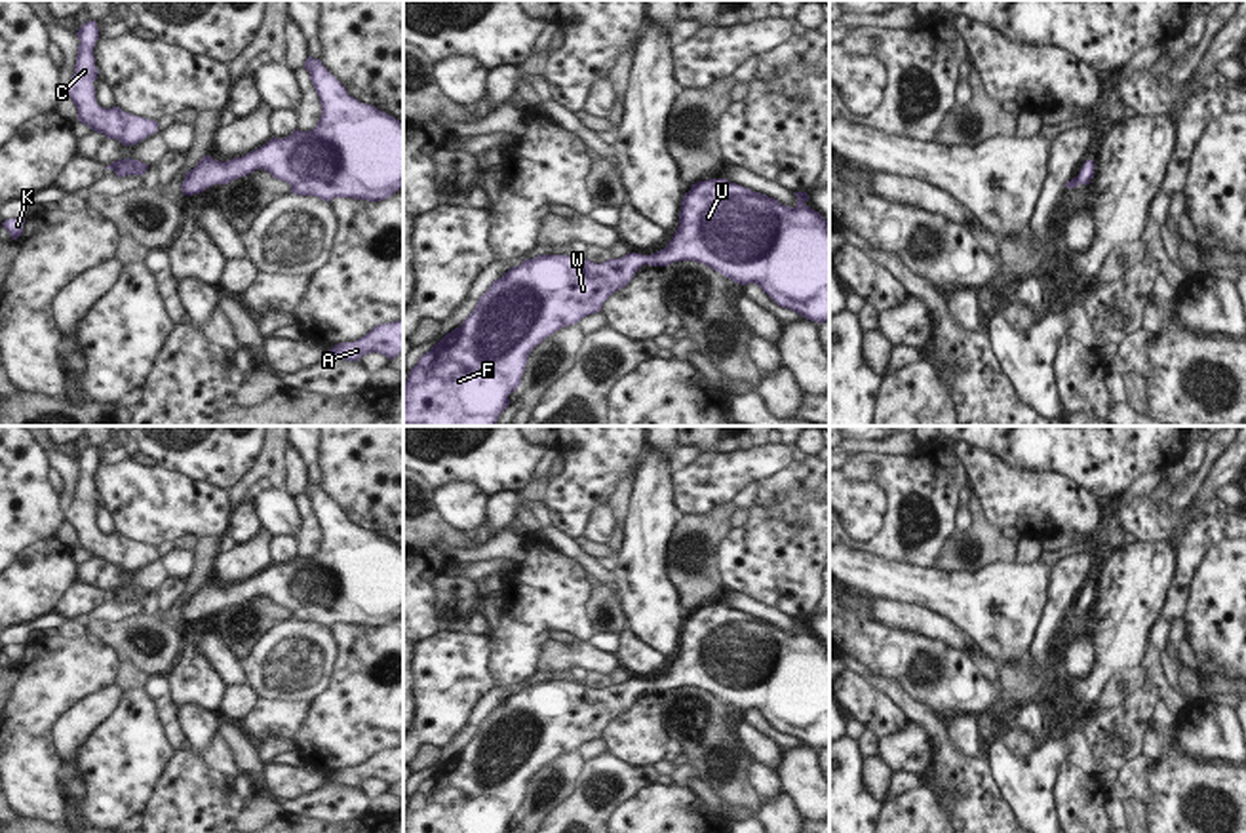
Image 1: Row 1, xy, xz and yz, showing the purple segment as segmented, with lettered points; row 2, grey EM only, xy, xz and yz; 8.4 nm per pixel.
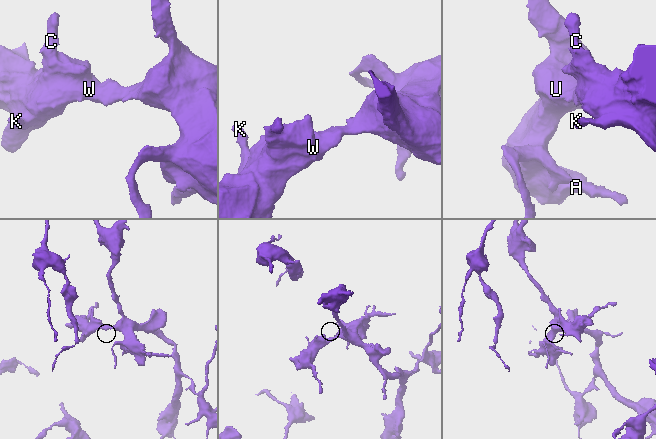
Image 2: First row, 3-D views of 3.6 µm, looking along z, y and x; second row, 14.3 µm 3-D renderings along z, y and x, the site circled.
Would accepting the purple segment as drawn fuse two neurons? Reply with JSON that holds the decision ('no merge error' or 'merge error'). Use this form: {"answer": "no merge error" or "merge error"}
{"answer": "no merge error"}

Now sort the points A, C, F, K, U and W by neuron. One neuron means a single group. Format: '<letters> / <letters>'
A C F K U W

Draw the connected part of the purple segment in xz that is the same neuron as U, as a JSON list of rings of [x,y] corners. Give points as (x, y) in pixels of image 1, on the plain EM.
[[[727,605],[698,607],[683,622],[670,669],[652,681],[628,679],[601,690],[538,681],[512,692],[489,711],[460,753],[419,784],[403,810],[403,833],[508,833],[535,772],[561,753],[601,738],[603,728],[626,713],[643,690],[702,688],[734,709],[757,709],[778,732],[810,747],[829,747],[829,649],[807,631],[807,618],[793,620],[797,631],[788,633]]]

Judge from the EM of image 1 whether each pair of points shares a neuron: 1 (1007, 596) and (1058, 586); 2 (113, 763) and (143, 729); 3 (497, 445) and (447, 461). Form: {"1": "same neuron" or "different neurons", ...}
{"1": "different neurons", "2": "same neuron", "3": "same neuron"}

